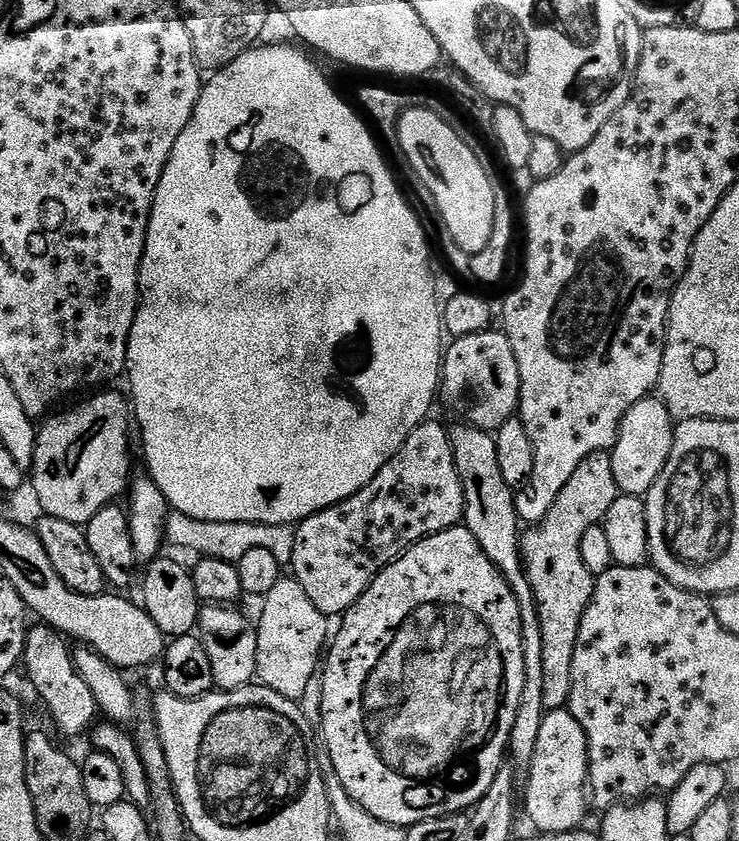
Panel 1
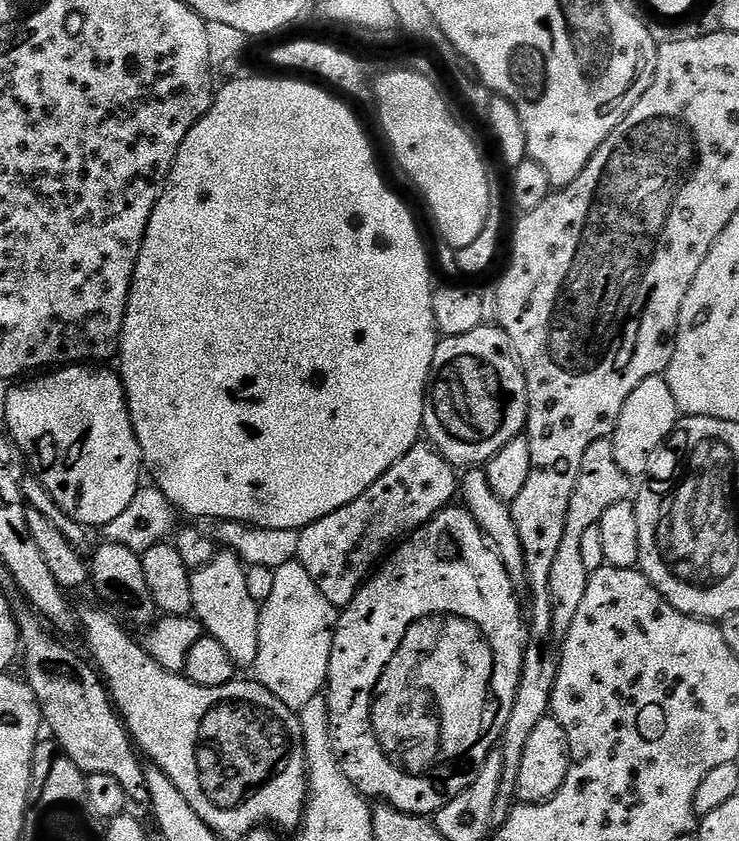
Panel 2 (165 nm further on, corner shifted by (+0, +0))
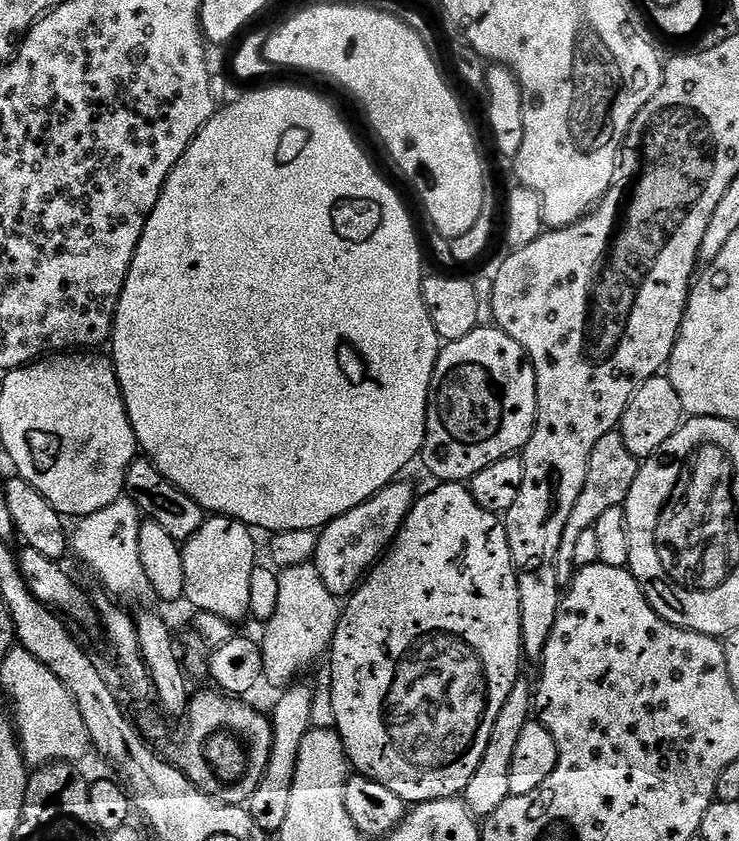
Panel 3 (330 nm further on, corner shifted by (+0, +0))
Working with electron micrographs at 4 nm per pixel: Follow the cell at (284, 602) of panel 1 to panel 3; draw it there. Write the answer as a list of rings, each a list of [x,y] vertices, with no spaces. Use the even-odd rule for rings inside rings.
[[[313,563],[281,569],[278,574],[278,607],[265,621],[264,636],[260,638],[263,650],[263,672],[266,684],[282,690],[289,687],[308,666],[331,647],[336,633],[340,604],[330,594],[317,574]]]

